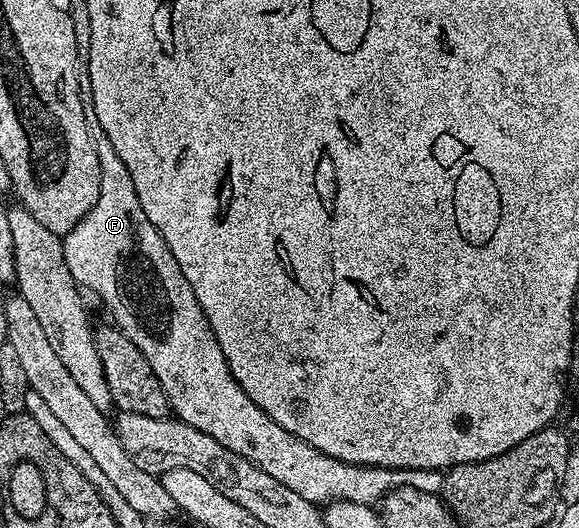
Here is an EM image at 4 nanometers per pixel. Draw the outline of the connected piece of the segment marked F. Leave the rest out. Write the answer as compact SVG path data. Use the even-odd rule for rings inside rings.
M98 134L96 141L101 170L99 197L91 210L81 218L79 225L75 225L75 229L71 229L63 237L65 260L69 265L69 272L72 273L78 285L82 288L90 287L111 310L117 311L121 307L122 321L120 322L128 328L129 340L141 350L143 357L147 357L155 377L159 377L159 385L163 385L163 393L167 393L172 414L187 425L197 427L203 433L215 437L215 441L219 441L227 449L247 457L267 473L271 473L275 481L283 481L287 489L295 489L299 497L318 505L325 505L339 499L373 505L397 487L420 485L426 489L440 488L443 475L437 469L418 471L392 467L362 467L356 463L345 463L341 459L331 457L280 427L266 411L259 405L255 405L255 401L251 401L251 397L247 397L239 381L235 381L227 365L227 357L223 357L223 349L219 349L219 341L215 341L215 333L187 277L183 277L179 261L175 261L159 229L155 229L155 225L147 219L147 213L143 213L143 205L139 205L139 197L135 193L135 181L131 181L131 173L127 173L127 165L119 161L106 135Z

